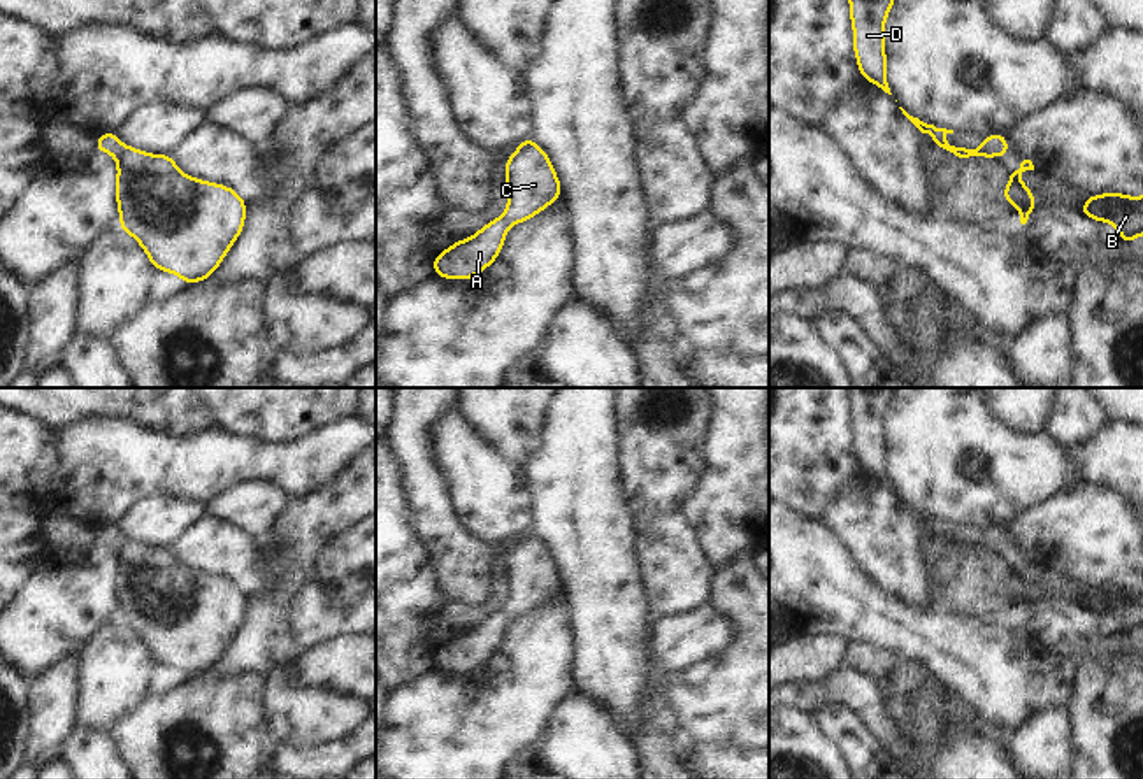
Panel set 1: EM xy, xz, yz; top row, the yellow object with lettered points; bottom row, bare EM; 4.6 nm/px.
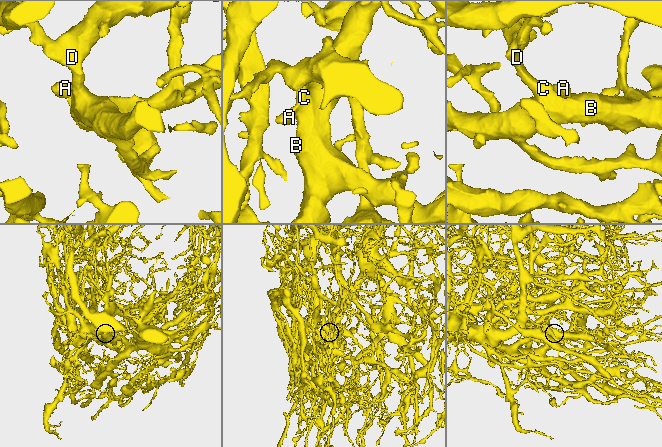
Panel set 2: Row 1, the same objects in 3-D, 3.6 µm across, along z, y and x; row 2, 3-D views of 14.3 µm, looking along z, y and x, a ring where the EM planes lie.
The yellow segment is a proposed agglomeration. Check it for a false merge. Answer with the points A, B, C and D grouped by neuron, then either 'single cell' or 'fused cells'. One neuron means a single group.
groups A B C D; single cell

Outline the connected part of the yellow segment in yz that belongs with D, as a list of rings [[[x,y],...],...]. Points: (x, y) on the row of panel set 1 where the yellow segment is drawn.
[[[848,0],[853,54],[860,77],[890,93],[887,82],[885,19],[895,0]]]

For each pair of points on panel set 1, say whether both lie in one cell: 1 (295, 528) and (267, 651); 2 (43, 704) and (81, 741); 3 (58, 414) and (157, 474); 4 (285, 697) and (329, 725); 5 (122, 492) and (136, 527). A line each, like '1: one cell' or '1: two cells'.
1: one cell
2: two cells
3: two cells
4: one cell
5: two cells

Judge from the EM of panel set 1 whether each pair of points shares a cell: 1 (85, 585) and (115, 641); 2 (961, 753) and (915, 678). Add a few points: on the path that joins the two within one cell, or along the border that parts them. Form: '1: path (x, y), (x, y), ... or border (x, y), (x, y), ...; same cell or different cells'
1: border (118, 618), (104, 623), (78, 653); different cells
2: path (941, 739), (926, 723), (915, 697); same cell

